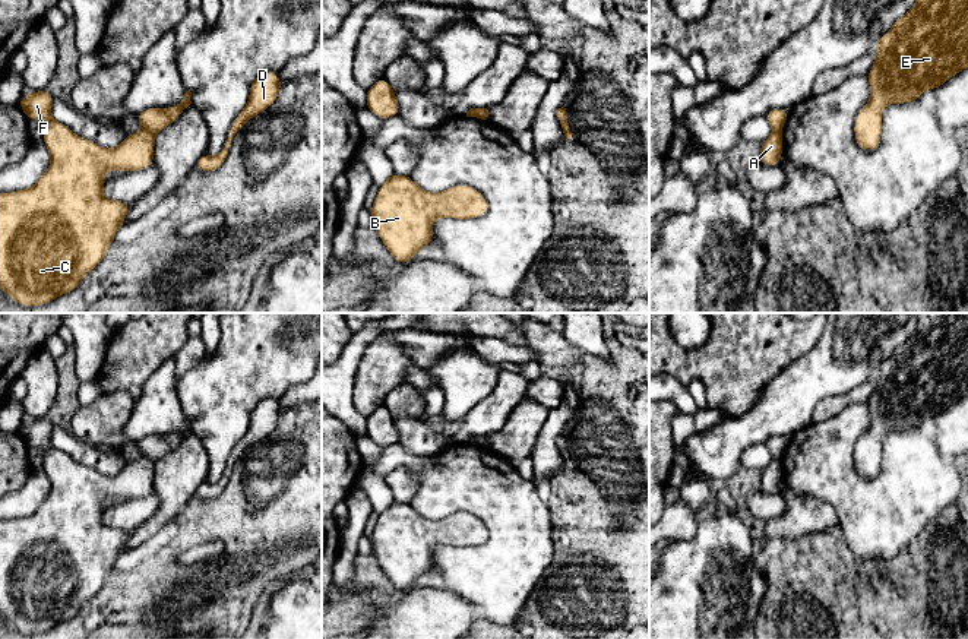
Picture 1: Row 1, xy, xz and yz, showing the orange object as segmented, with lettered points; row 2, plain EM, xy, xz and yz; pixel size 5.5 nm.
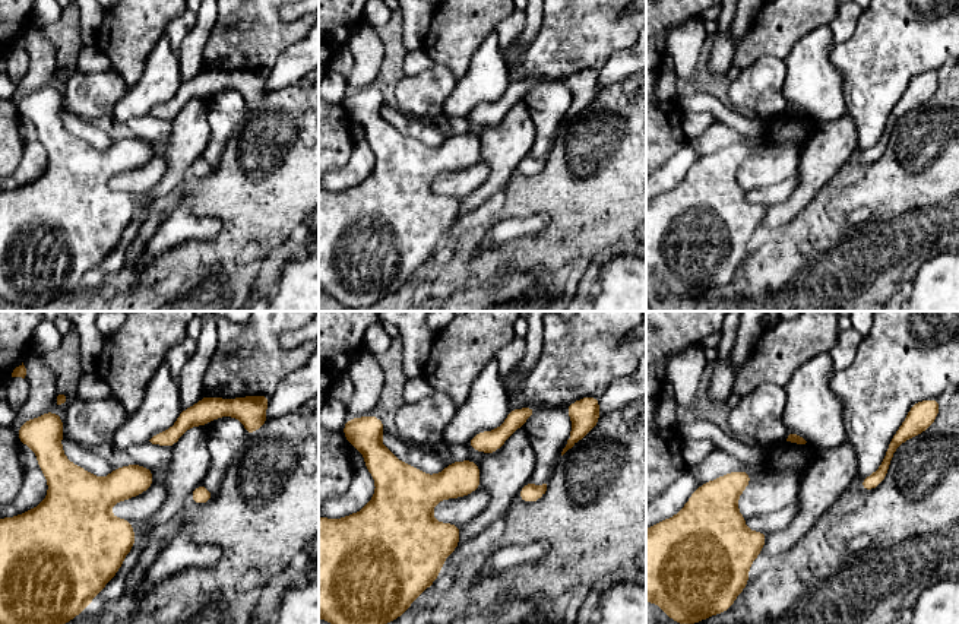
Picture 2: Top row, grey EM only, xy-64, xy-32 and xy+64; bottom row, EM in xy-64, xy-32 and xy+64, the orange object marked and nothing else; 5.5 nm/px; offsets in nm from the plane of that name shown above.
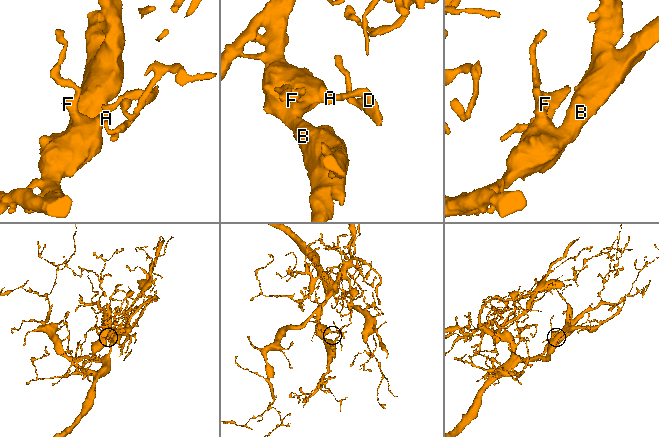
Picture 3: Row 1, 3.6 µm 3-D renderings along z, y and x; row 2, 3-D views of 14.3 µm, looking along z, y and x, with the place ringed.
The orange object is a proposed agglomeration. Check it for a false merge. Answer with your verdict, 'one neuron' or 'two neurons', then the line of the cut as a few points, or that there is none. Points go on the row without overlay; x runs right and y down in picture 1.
two neurons | xy (142, 455), (154, 462)

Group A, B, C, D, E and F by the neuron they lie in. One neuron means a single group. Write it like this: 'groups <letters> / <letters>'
groups A B C E F / D

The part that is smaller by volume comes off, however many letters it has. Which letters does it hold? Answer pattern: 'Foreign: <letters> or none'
Foreign: D

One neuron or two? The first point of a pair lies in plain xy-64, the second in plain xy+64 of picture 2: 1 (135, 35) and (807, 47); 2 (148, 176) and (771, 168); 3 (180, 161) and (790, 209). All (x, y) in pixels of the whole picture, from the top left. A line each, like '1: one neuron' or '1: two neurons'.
1: two neurons
2: two neurons
3: one neuron

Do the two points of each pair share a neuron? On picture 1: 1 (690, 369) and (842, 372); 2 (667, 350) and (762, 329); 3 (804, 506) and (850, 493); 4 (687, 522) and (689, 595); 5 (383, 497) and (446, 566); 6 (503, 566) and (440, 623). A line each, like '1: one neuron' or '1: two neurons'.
1: two neurons
2: one neuron
3: two neurons
4: two neurons
5: two neurons
6: two neurons

